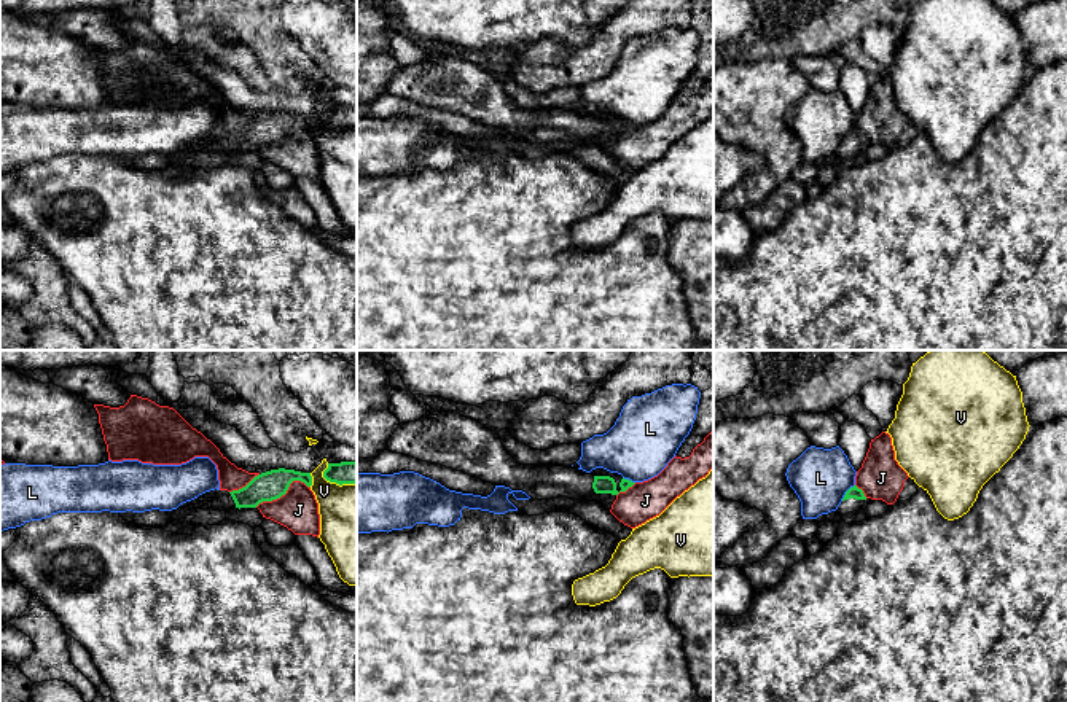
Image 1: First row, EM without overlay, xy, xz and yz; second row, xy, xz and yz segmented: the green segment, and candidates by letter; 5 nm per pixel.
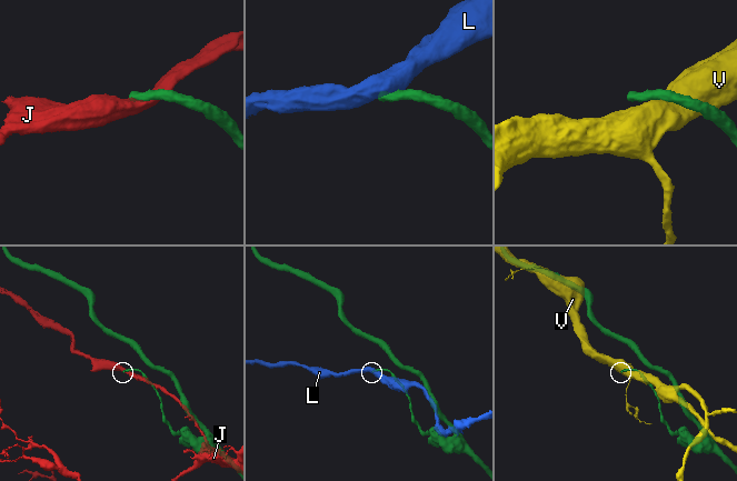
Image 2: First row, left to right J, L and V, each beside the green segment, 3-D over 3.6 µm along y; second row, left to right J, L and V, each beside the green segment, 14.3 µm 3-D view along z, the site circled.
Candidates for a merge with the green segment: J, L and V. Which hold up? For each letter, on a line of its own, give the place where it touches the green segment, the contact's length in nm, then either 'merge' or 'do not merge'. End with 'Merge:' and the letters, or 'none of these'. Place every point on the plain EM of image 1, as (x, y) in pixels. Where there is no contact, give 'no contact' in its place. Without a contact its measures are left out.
J: xy (284, 137) | 300 nm | do not merge
L: yz (846, 136) | 110 nm | do not merge
V: xy (311, 123) | 70 nm | do not merge
Merge: none of these

